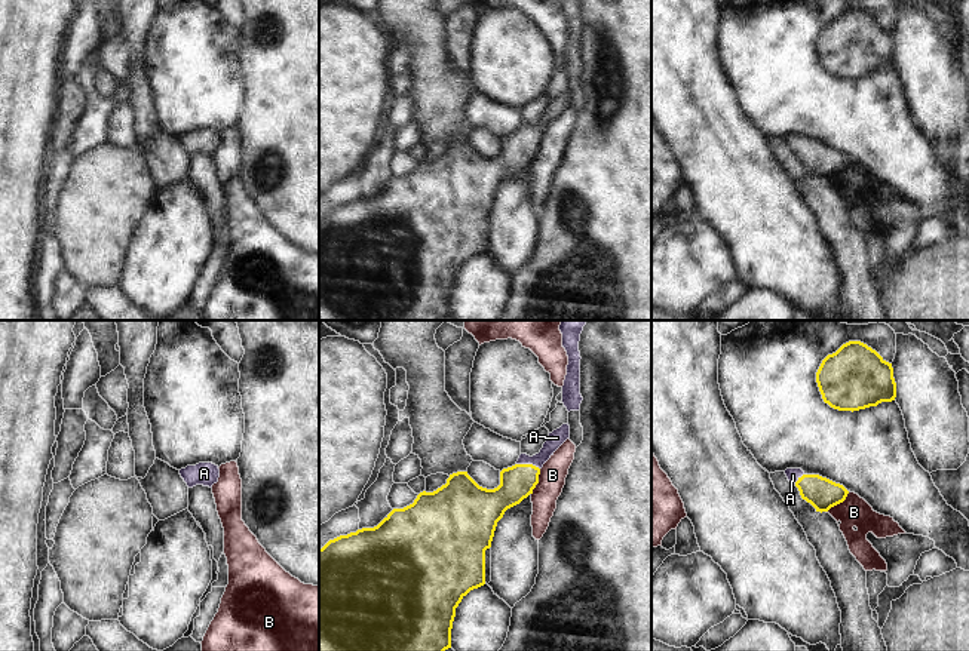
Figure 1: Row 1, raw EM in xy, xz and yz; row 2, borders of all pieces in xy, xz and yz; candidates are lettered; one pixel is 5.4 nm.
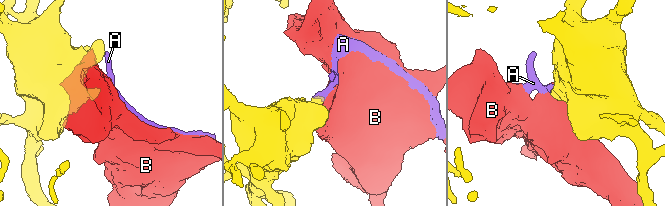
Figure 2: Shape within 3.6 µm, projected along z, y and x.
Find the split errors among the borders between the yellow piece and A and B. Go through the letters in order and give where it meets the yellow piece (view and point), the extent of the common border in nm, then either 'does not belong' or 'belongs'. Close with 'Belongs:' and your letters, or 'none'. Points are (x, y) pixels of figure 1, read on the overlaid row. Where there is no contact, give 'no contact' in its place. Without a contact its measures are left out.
A: xz (529, 464) | 130 nm | belongs
B: yz (839, 503) | 170 nm | does not belong
Belongs: A

